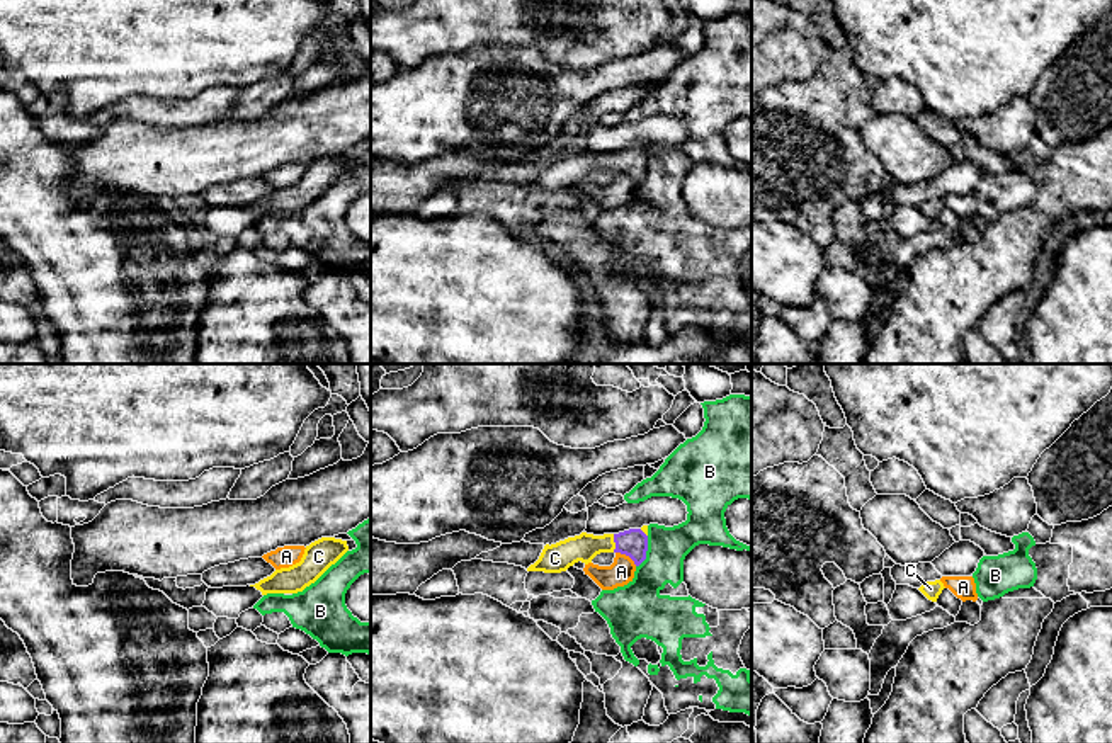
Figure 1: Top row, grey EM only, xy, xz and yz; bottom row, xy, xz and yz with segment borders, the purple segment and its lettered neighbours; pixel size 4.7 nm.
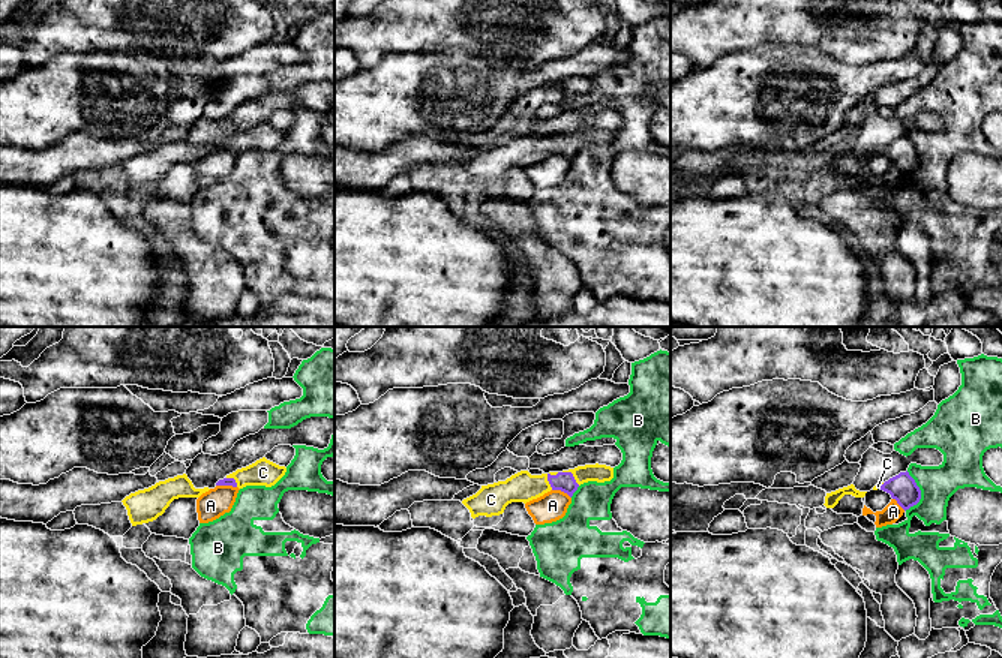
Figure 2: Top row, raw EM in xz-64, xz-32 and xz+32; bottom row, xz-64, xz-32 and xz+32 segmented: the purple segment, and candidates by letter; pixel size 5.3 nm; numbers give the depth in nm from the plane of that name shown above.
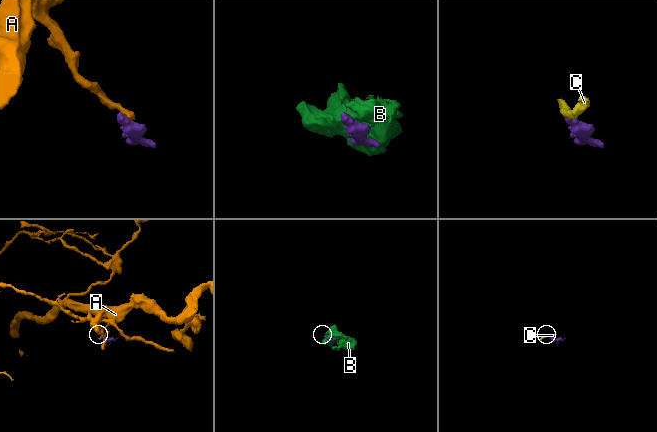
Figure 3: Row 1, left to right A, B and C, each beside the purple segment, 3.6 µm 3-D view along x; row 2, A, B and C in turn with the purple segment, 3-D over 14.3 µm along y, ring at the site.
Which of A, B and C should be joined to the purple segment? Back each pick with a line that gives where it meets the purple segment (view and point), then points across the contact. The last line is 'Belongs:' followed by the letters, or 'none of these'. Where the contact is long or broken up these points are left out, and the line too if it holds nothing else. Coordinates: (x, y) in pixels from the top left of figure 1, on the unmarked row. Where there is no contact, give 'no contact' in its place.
C: meets purple in xz at (614, 160); runs through xz (633, 162), (614, 160), (584, 167)
Belongs: C

